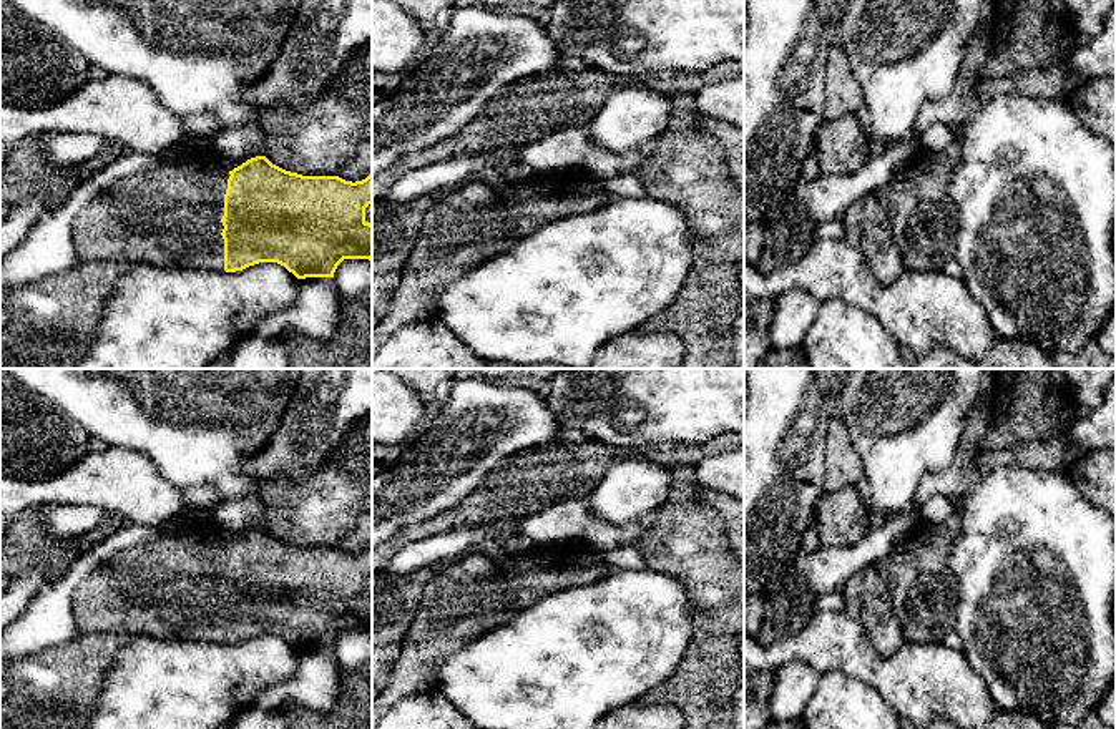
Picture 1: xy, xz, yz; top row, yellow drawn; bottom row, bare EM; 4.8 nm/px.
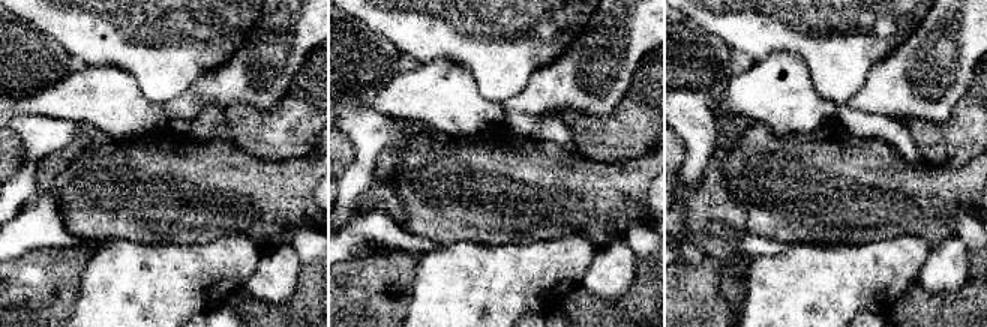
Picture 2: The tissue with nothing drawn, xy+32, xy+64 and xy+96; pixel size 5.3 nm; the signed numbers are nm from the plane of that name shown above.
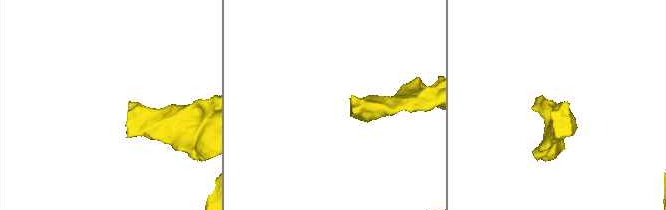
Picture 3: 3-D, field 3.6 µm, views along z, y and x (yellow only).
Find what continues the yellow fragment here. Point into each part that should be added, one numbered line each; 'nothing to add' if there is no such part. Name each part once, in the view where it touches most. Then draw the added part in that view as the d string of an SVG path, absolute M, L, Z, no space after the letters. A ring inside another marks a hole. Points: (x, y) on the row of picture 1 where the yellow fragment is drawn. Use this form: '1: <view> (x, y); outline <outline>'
1: xy (170, 216); outline M213 148L196 149L184 163L159 164L115 181L86 204L71 224L83 261L224 271L224 194L229 173Z

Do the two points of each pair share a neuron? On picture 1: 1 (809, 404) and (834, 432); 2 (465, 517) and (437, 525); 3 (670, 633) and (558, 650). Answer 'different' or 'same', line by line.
1: different
2: same
3: same

